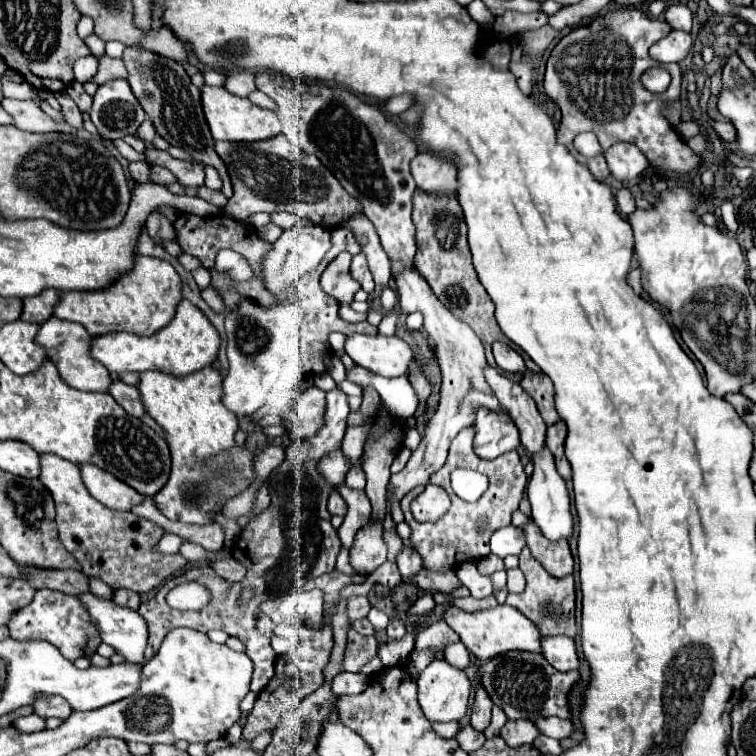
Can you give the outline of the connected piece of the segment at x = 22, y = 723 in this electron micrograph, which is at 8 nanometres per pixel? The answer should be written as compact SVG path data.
M28 714L24 718L16 718L12 722L20 732L40 732L46 728L46 720L38 718L38 714Z

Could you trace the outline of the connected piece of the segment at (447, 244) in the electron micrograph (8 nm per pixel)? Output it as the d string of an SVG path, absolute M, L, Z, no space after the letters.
M414 192L414 208L412 208L412 220L416 226L416 244L418 252L414 256L416 270L428 280L430 288L438 296L438 300L452 310L452 314L466 322L478 338L484 342L488 364L494 366L498 372L502 372L494 358L492 358L492 342L502 340L506 342L506 336L502 334L500 326L494 318L494 304L490 296L486 294L484 286L480 284L476 270L472 266L472 254L466 240L466 222L462 216L462 208L454 196L436 198L424 192Z

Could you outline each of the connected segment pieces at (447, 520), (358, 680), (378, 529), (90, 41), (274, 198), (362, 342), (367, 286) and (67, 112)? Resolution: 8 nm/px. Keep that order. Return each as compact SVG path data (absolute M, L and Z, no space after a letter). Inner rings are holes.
M462 428L458 432L458 436L452 440L450 444L450 452L448 452L448 460L446 464L430 476L430 484L438 484L442 486L450 498L452 498L452 508L438 520L438 522L426 522L426 524L420 524L414 520L412 512L410 512L410 502L416 494L420 494L424 490L424 486L416 486L414 490L410 490L400 506L402 506L402 512L404 512L404 518L406 518L406 524L412 528L412 544L416 548L416 552L424 558L424 568L426 570L436 570L436 572L444 572L448 568L458 568L462 562L474 562L474 560L480 560L484 556L490 554L490 546L488 546L488 540L490 540L490 534L502 526L508 526L510 524L510 514L518 508L518 502L522 500L522 494L524 494L524 488L526 488L526 474L524 474L524 468L520 464L520 458L518 458L518 452L506 452L494 460L482 460L474 454L472 450L472 428ZM454 468L472 468L472 470L478 470L482 474L488 476L490 480L490 486L488 490L476 500L476 502L464 502L462 498L458 498L452 488L450 488L450 472ZM478 522L484 522L486 526L484 528L478 528Z
M350 672L338 674L334 678L334 682L332 682L332 690L334 690L336 696L360 694L366 686L368 686L368 676L364 676L364 674L350 674Z
M370 522L358 530L354 546L350 548L350 564L356 572L370 574L382 562L386 562L388 546L382 534L384 534L382 522Z
M92 34L92 36L88 36L86 40L86 46L92 50L92 54L96 56L96 58L100 58L100 56L104 56L104 42L96 36L96 34Z
M284 134L262 142L216 142L216 152L224 160L232 180L234 196L228 200L224 212L234 220L244 220L256 212L272 214L286 210L334 230L338 222L362 210L360 202L340 186L316 156L308 156L294 148Z
M350 334L344 350L356 364L384 378L408 374L408 364L414 360L414 350L398 336Z
M356 254L356 256L352 258L350 274L352 274L354 280L360 282L362 290L366 290L368 294L372 294L372 290L374 290L374 280L372 280L372 274L370 274L370 268L368 268L368 264L366 264L364 254Z
M60 90L60 92L54 92L54 96L56 96L56 100L62 104L62 114L64 114L66 122L68 122L70 126L74 126L76 130L80 130L80 128L82 128L82 112L80 112L78 106L74 104L74 100L68 96L68 92L66 92L66 90Z

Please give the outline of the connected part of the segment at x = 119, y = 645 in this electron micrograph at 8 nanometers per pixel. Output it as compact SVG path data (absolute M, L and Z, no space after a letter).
M82 592L78 594L82 606L86 608L86 612L90 614L94 626L100 632L102 642L114 646L118 650L118 654L122 654L126 658L126 662L144 662L144 648L148 642L148 630L146 630L146 620L138 614L138 610L128 610L126 606L118 606L114 600L108 598L100 598L92 592Z

